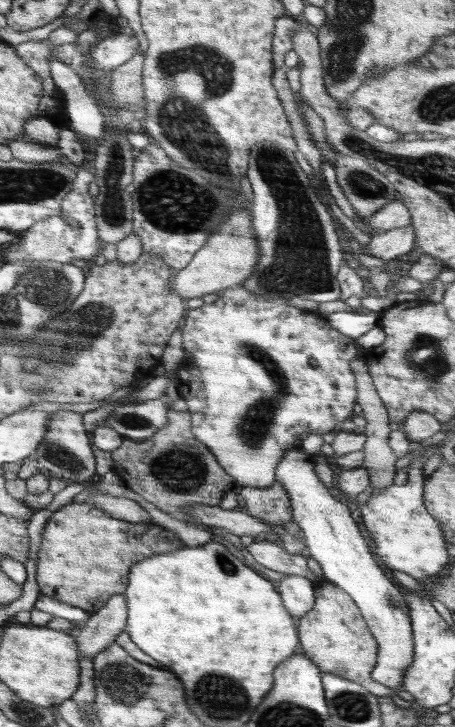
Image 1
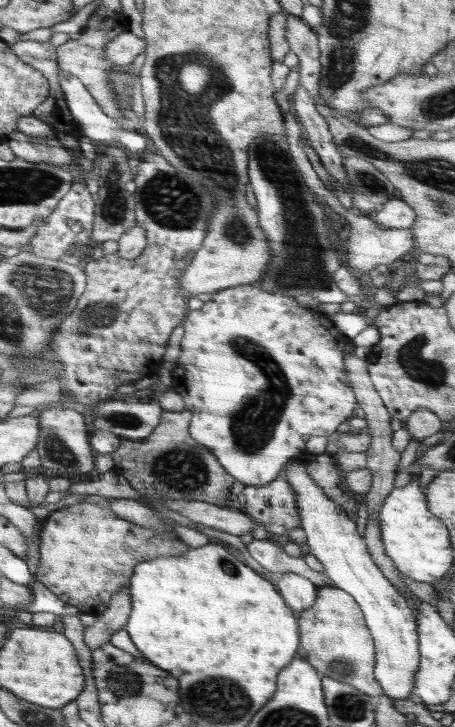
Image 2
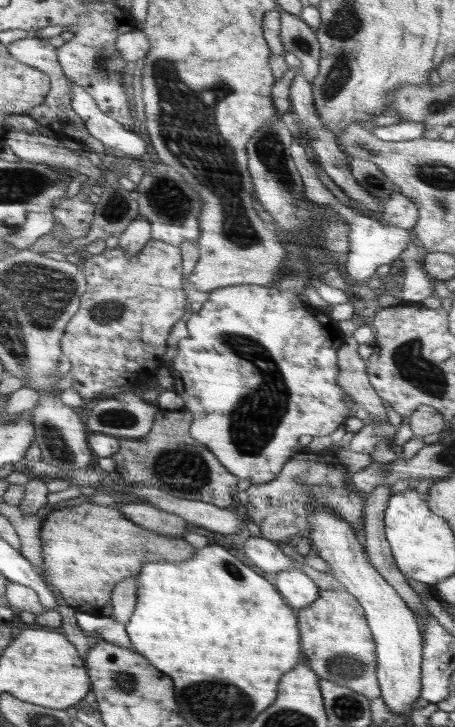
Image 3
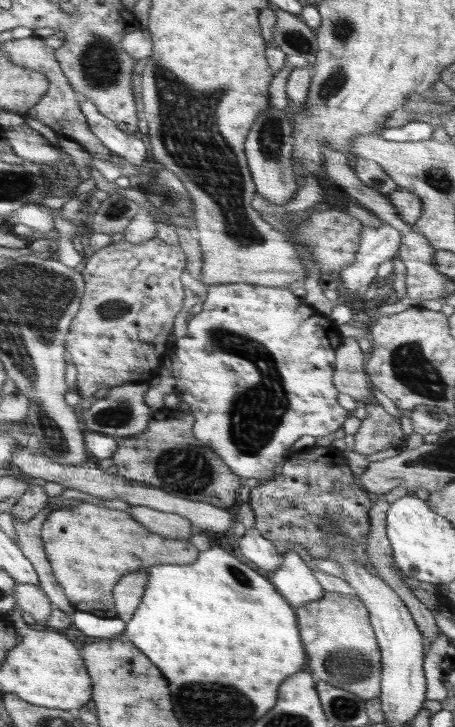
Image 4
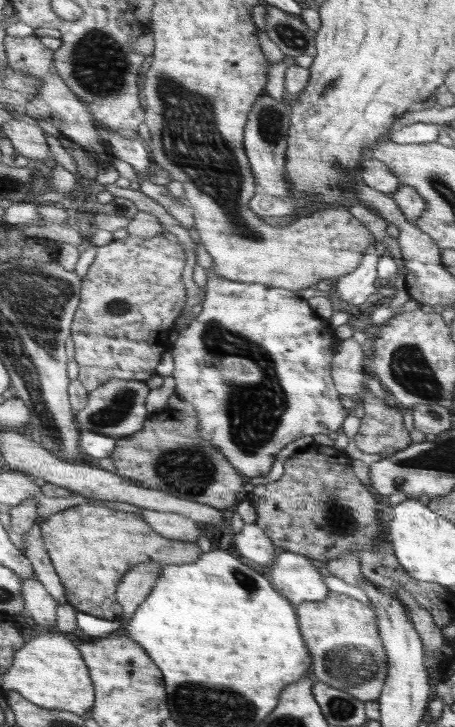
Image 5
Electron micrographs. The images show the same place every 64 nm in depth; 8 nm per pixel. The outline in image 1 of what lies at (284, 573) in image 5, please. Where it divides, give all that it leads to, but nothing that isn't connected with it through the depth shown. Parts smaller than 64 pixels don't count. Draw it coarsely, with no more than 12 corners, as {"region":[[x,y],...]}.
{"region":[[298,575],[279,582],[285,609],[294,619],[315,603],[316,584]]}

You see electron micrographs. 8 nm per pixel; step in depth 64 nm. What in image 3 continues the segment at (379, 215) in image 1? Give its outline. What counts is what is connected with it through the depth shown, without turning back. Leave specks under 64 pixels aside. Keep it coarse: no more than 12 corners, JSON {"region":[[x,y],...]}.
{"region":[[397,191],[378,219],[410,230],[420,217],[416,204]]}

